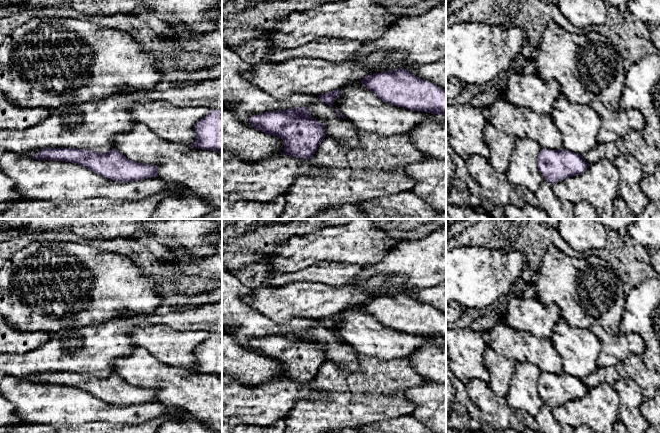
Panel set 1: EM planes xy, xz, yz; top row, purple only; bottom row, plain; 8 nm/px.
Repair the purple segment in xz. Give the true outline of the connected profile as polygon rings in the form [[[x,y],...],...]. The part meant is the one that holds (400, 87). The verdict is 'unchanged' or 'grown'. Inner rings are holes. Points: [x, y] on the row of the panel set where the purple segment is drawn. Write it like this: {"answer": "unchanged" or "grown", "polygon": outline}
{"answer": "unchanged", "polygon": [[[404,68],[369,75],[362,79],[361,84],[385,103],[446,117],[446,90],[428,80],[419,79]]]}

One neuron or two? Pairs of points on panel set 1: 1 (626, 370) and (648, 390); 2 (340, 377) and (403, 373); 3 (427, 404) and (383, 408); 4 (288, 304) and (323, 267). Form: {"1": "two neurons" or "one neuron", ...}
{"1": "one neuron", "2": "one neuron", "3": "two neurons", "4": "two neurons"}

